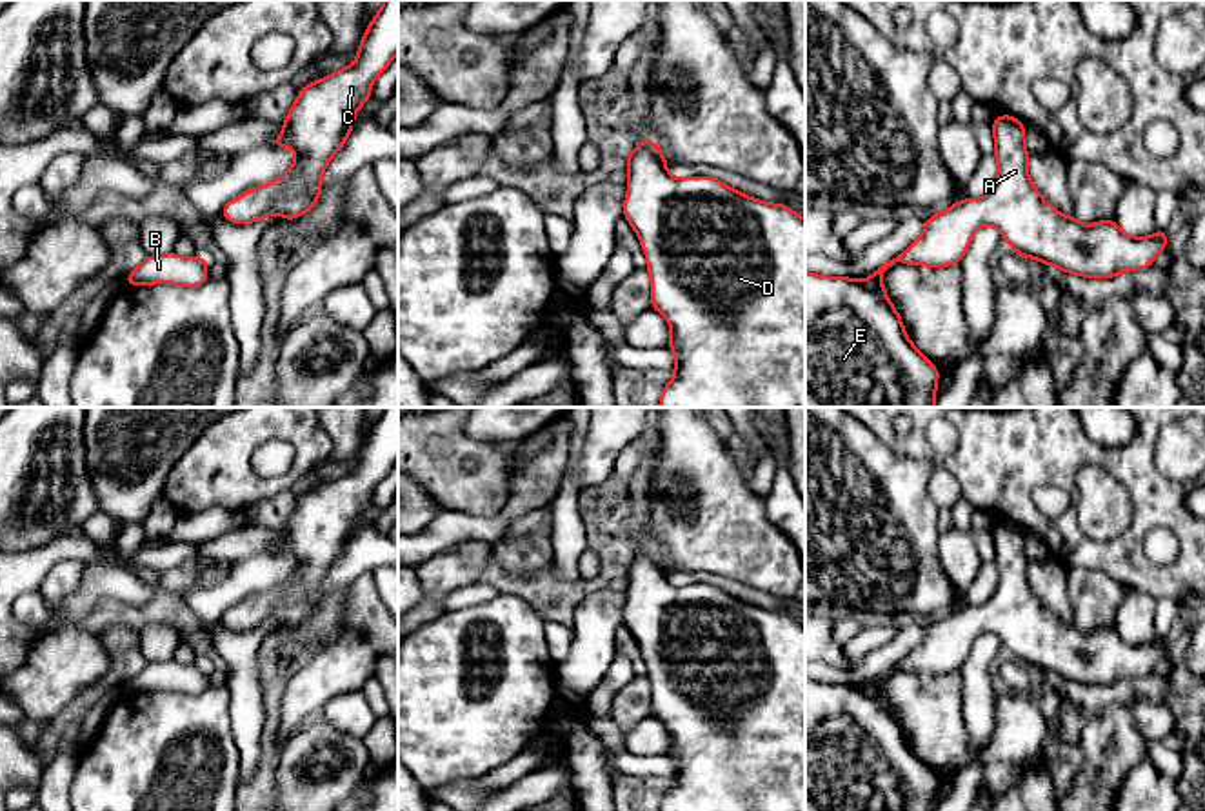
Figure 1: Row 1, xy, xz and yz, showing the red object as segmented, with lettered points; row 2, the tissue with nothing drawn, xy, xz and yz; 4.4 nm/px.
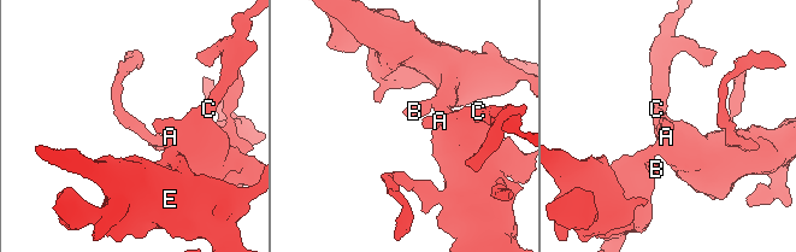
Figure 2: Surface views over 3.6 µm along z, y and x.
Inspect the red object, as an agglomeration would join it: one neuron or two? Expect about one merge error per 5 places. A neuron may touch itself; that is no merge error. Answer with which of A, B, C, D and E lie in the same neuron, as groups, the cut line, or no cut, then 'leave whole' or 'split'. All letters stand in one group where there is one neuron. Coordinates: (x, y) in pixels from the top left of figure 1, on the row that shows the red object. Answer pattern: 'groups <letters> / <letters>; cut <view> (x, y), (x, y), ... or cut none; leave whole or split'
groups A B C D E; cut none; leave whole

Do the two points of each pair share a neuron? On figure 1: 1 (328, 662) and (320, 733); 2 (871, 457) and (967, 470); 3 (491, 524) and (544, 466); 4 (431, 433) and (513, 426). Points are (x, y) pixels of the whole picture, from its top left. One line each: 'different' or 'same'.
1: different
2: different
3: same
4: different

